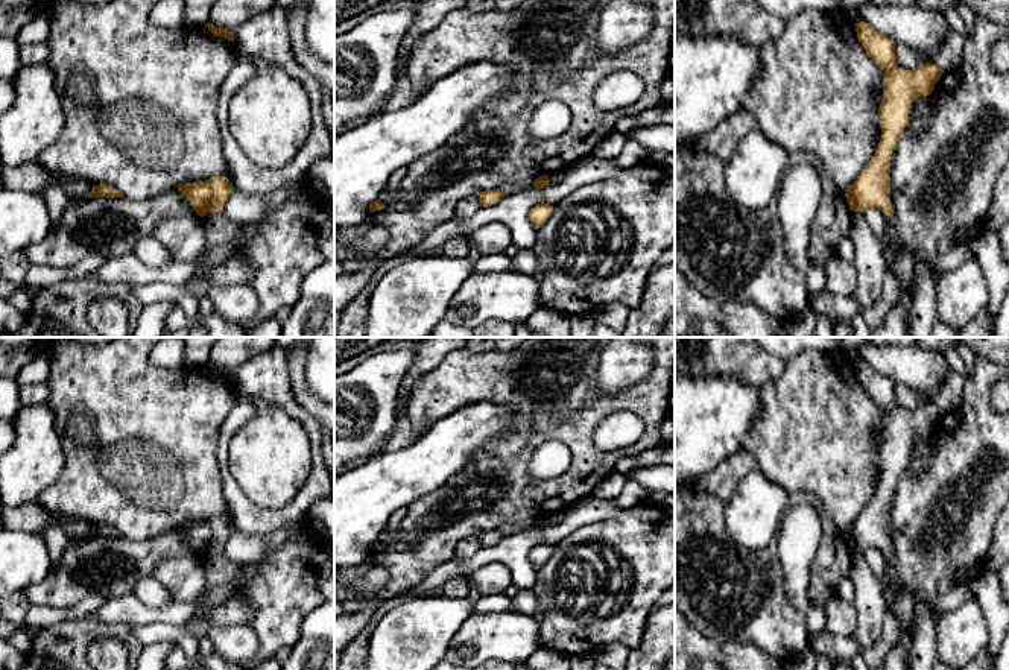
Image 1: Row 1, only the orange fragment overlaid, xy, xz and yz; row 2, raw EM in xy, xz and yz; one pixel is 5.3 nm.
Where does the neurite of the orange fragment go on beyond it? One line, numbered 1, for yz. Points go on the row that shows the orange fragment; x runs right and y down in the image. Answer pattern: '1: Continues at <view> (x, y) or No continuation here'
1: No continuation here

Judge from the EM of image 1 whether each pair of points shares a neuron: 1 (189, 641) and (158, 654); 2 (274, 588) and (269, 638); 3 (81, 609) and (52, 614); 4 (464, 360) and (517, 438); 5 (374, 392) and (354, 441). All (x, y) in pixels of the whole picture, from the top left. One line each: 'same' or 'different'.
1: different
2: same
3: same
4: same
5: same

